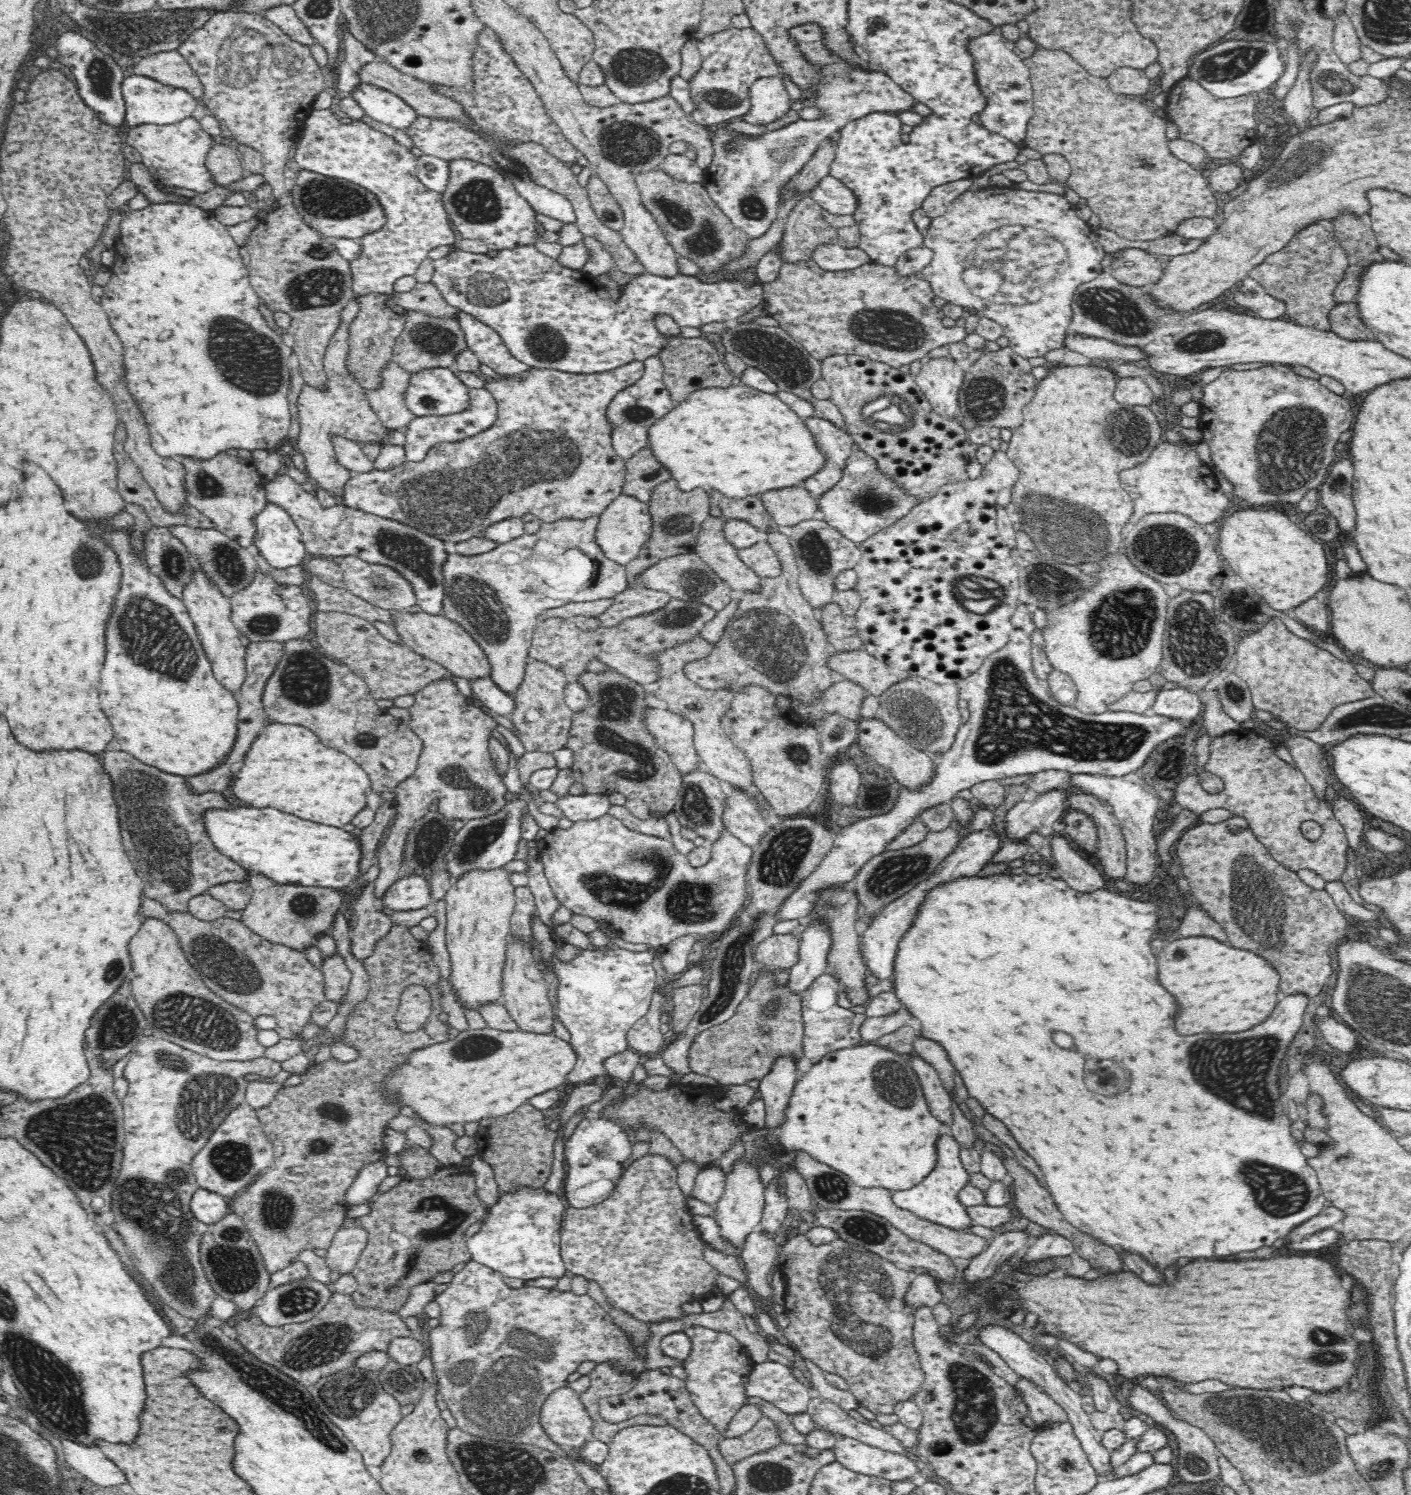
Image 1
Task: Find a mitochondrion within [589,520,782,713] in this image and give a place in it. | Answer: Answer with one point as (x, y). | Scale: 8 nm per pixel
(691, 579)

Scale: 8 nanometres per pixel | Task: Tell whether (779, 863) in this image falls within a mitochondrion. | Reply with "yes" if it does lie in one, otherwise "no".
yes

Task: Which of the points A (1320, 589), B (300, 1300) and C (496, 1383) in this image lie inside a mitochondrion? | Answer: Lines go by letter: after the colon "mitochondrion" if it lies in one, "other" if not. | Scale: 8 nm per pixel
A: other
B: mitochondrion
C: mitochondrion

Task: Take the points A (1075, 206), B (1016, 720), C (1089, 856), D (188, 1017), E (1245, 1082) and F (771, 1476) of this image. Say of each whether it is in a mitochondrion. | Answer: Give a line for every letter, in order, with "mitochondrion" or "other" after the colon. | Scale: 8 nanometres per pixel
A: other
B: mitochondrion
C: other
D: mitochondrion
E: mitochondrion
F: mitochondrion

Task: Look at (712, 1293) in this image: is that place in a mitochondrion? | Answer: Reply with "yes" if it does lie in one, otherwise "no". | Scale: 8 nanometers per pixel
no

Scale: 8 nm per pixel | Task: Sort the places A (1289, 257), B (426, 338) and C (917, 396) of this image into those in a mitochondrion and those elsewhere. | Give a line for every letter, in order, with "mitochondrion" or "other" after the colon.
A: other
B: mitochondrion
C: other

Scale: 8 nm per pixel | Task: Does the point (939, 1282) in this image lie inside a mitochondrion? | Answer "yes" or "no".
no

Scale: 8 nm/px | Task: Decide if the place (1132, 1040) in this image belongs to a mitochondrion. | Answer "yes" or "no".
no

